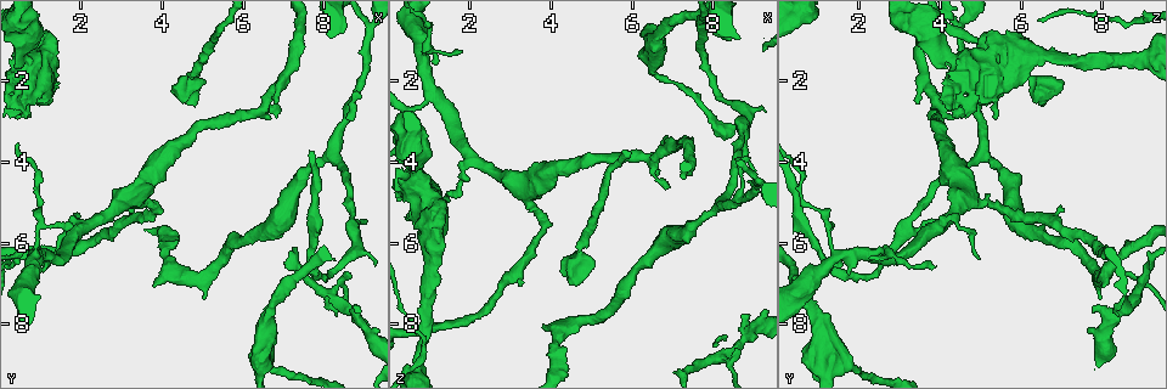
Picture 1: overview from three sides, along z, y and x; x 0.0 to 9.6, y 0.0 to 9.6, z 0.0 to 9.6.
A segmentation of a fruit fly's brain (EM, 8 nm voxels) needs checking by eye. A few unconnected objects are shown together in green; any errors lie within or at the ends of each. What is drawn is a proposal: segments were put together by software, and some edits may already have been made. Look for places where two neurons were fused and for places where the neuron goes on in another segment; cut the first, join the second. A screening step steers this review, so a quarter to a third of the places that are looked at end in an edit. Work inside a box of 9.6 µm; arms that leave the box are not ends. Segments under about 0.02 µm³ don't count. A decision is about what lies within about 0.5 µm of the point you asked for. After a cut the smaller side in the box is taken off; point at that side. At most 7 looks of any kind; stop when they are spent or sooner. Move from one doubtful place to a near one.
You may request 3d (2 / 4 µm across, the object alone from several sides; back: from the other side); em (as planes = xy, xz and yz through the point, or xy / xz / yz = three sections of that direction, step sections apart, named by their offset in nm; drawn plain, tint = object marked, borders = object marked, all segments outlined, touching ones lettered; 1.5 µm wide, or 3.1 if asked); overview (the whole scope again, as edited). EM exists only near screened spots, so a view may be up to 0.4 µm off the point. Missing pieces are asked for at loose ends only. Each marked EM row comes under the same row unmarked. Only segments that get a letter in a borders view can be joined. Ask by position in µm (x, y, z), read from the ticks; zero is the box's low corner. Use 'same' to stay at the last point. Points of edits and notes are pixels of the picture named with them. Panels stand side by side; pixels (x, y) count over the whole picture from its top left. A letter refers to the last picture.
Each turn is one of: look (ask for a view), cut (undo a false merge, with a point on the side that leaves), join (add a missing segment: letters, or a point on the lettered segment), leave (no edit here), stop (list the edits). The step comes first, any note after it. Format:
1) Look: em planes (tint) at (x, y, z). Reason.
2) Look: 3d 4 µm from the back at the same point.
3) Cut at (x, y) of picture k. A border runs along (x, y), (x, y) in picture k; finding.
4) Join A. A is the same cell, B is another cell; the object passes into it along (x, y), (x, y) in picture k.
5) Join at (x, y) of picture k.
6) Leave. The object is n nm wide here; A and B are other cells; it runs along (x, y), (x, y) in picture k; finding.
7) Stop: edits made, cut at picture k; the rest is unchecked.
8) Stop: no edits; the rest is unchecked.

Look: 3d 2 µm from the back at (7.35, 4.55, 5.70). Calibre changes.

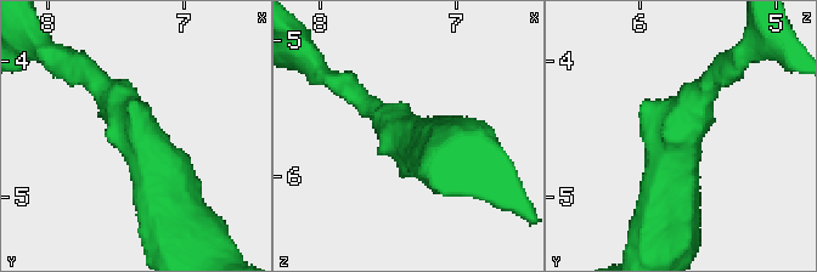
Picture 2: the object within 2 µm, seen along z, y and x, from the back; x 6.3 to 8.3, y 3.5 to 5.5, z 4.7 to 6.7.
Look: em yz step 4 (tint) at (7.32, 4.58, 5.74). The arms are 200, 460 nm wide; need the tissue.

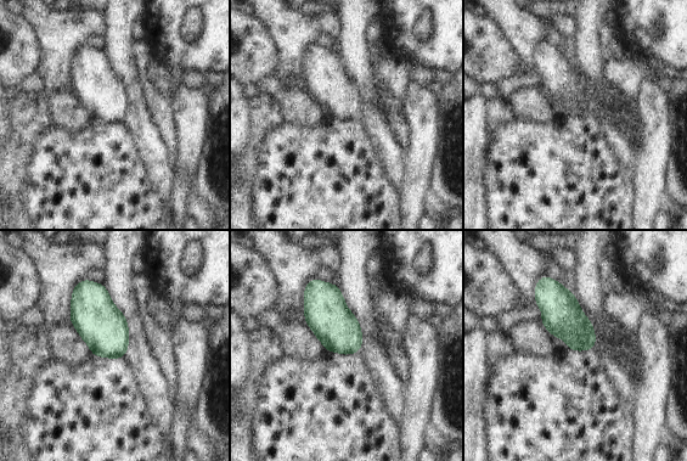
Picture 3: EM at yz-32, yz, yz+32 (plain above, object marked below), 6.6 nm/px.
Look: em planes (borders) at the same point.

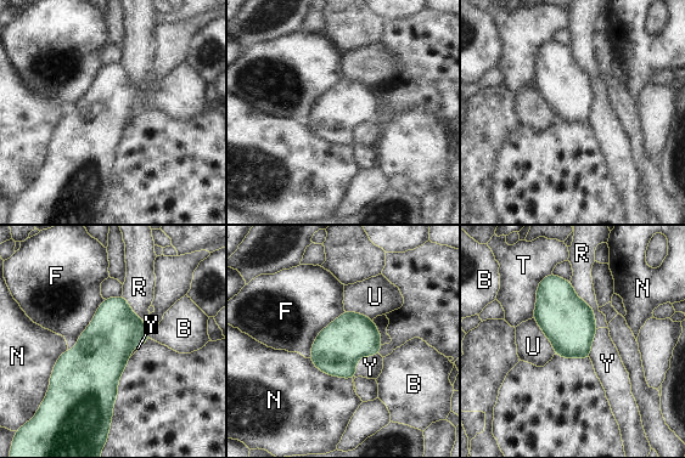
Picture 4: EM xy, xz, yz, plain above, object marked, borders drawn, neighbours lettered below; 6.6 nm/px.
Leave. The object is 320 nm wide here; B, F, N, R, T, U and Y are other cells; all the same neuron.

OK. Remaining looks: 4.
Look: em yz step 8 (tint) at (8.20, 7.35, 8.90). Branch point.

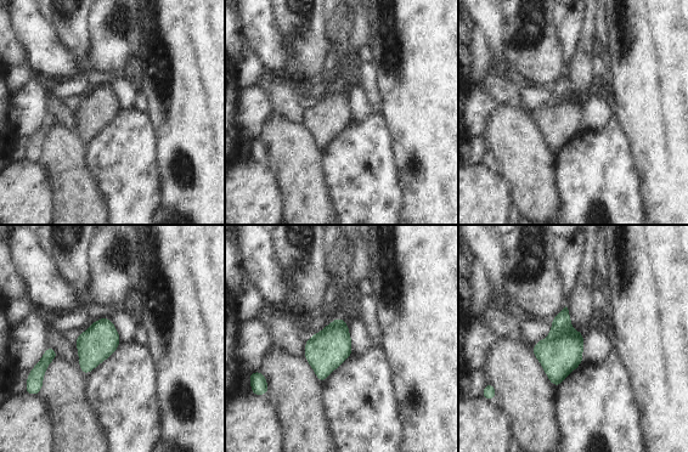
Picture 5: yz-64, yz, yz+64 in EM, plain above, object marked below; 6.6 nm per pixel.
Look: em planes (borders) at the same point. Cut it another way.

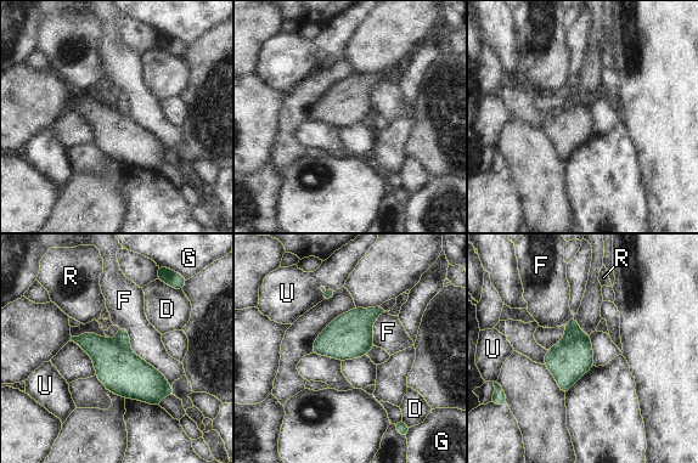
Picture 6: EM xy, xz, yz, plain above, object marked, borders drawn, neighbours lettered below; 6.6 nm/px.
Cut at (572, 327) of picture 6. The object is 280 nm wide here; D, F, G, R and U are other cells; a border runs along (579, 329), (559, 346), (553, 348) in picture 6; a second neuron is stuck on.

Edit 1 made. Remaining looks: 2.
Look: 3d 4 µm from the back at (3.80, 7.05, 7.95). Branch stops here.

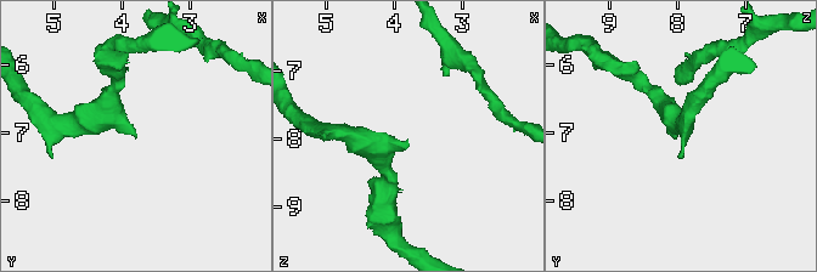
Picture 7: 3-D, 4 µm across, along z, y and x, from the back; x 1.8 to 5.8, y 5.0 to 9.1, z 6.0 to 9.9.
Look: em planes (borders) at (3.80, 7.05, 8.00). Now the EM.

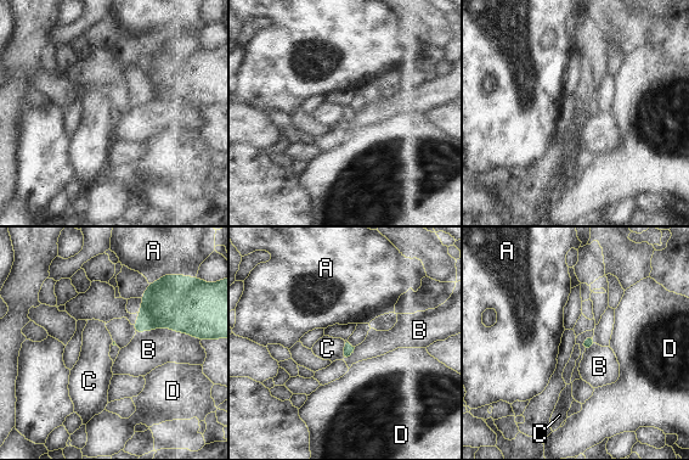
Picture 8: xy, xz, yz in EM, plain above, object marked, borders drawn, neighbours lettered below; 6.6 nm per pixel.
Leave. A, B, C and D are other cells; a border runs along (593, 334), (581, 344), (582, 351) in picture 8; no lettered segment goes on from it.

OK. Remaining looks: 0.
Stop: edits made, cut at picture 6; the rest is unchecked.

